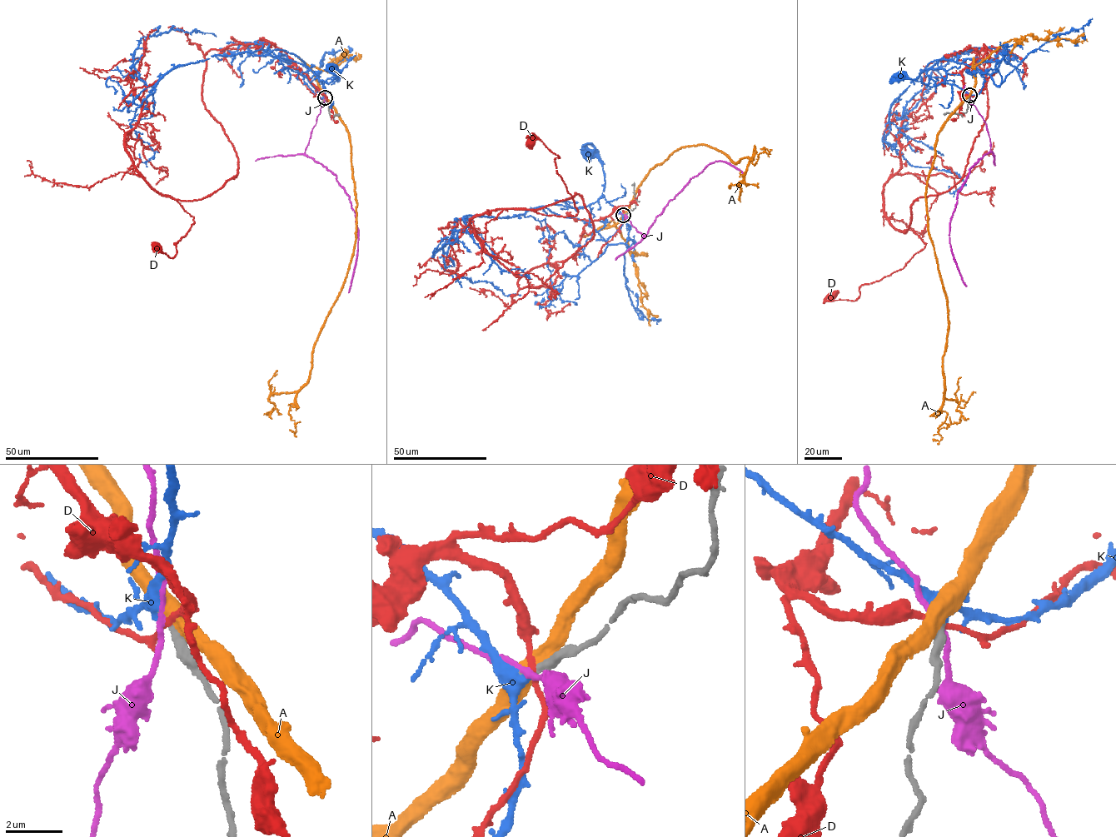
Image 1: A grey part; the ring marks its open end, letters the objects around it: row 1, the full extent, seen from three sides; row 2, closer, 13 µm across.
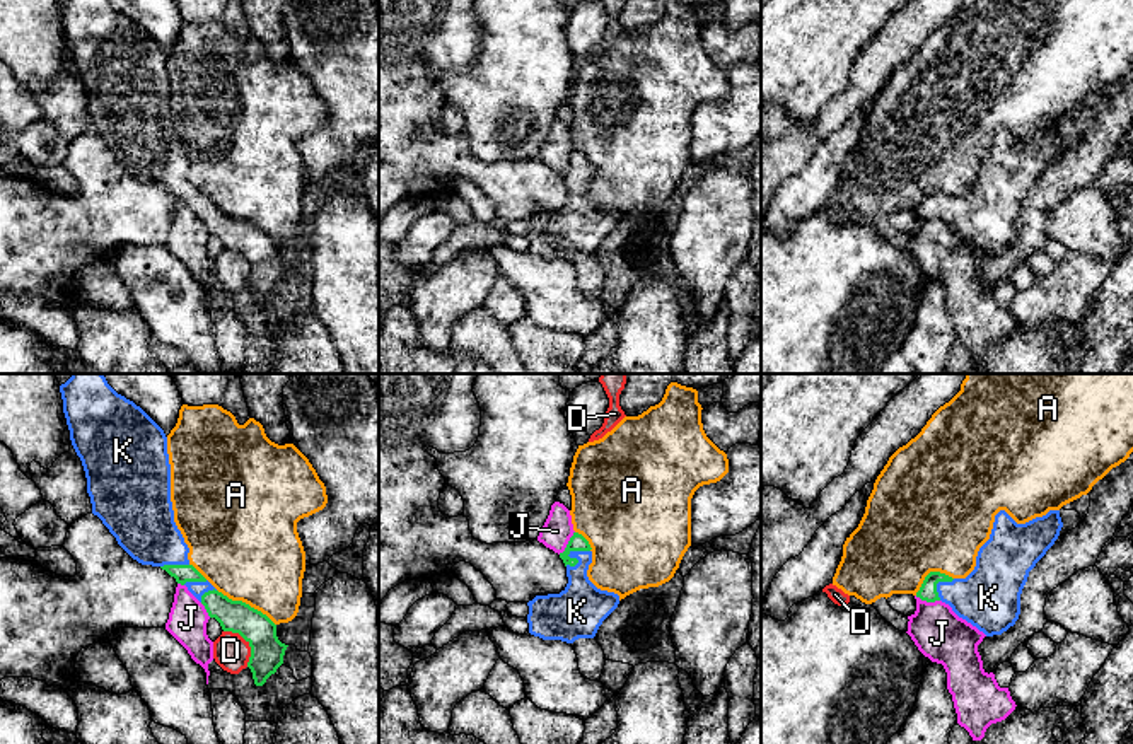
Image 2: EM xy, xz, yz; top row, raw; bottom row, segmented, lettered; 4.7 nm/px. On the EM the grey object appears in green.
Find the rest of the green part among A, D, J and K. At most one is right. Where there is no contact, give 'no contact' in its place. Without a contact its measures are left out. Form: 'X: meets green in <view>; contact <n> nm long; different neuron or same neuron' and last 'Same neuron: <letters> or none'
A: meets green in xy; contact 320 nm long; different neuron
D: meets green in xy; contact 200 nm long; different neuron
J: meets green in xz; contact 130 nm long; different neuron
K: meets green in xz; contact 140 nm long; same neuron
Same neuron: K

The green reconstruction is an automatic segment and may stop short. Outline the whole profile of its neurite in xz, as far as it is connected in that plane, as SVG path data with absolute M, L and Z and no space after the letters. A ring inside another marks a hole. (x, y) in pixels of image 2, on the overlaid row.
M573 532L560 553L566 567L566 587L560 594L536 596L527 602L531 635L566 643L594 638L602 621L618 607L619 596L597 589L587 577L590 549L589 541Z

